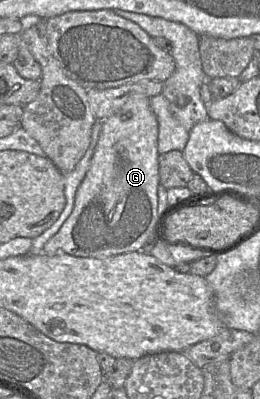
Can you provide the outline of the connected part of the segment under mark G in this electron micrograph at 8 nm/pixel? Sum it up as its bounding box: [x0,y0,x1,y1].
[41,95,162,257]

